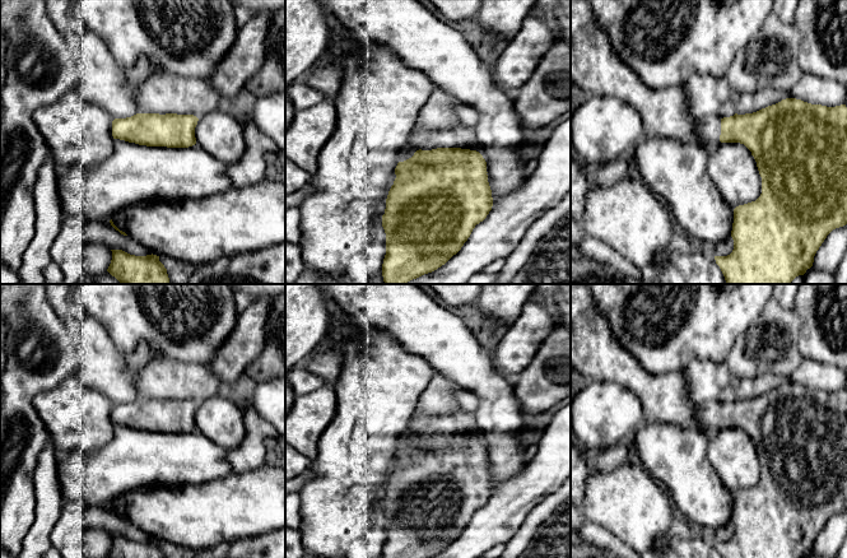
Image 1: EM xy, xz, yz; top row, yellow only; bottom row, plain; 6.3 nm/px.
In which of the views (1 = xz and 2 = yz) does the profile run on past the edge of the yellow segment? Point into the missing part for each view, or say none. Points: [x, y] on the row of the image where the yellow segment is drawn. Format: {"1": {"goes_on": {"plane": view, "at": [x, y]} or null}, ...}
{"1": {"goes_on": {"plane": "xz", "at": [462, 136]}}, "2": {"goes_on": {"plane": "yz", "at": [710, 129]}}}

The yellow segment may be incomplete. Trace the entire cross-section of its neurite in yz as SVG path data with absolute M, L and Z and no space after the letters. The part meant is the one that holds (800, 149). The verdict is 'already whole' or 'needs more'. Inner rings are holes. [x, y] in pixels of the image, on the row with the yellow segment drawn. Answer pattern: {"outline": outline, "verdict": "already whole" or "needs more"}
{"outline": "M786 98L781 102L762 108L753 113L737 115L720 118L709 116L701 121L697 134L703 148L715 150L721 143L744 144L754 157L759 175L762 177L762 194L751 203L739 205L734 209L734 223L731 237L734 240L734 250L727 256L715 256L716 264L720 266L726 284L791 284L791 282L804 275L813 266L814 256L827 236L836 228L847 224L847 107L846 104L827 107L822 104L811 104L796 98Z", "verdict": "needs more"}

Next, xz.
{"outline": "M459 124L441 131L423 130L411 138L410 144L418 150L411 158L397 163L396 178L388 191L382 215L386 233L382 276L386 284L406 284L445 265L461 250L475 225L487 218L493 206L487 162L479 152L470 149L476 144L474 127Z", "verdict": "needs more"}

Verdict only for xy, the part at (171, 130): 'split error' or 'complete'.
complete

